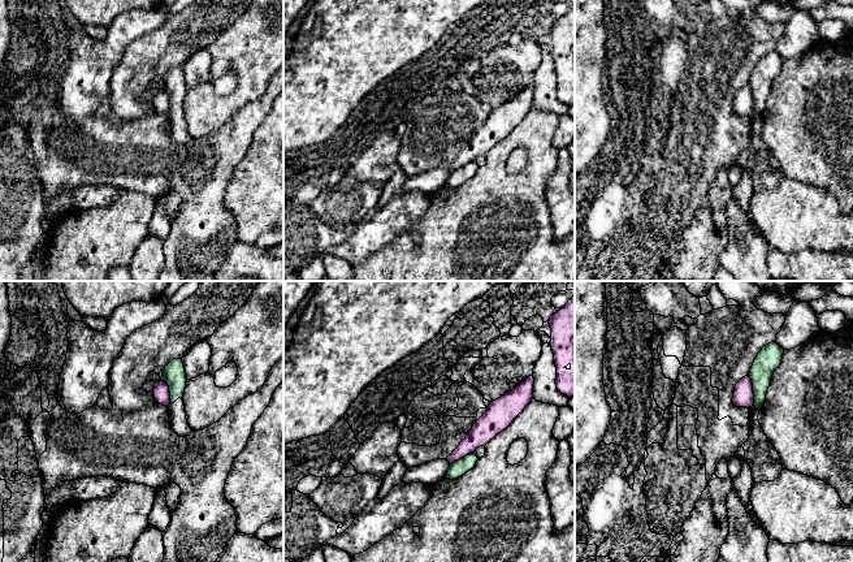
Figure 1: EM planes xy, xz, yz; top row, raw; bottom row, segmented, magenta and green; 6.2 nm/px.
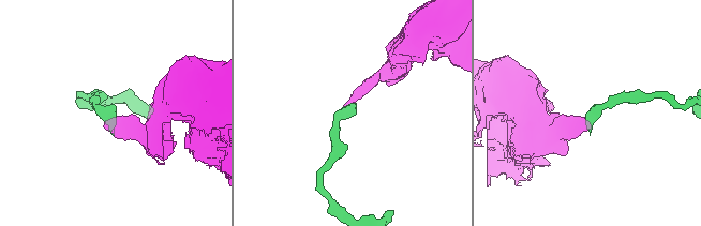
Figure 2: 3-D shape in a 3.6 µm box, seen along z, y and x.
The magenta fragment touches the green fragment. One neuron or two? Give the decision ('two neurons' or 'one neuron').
two neurons

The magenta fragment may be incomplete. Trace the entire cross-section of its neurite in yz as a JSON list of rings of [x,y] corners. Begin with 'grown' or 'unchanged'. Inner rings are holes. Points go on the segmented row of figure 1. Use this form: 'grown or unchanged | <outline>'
unchanged | [[[749,376],[742,377],[735,386],[732,398],[735,407],[752,407],[754,405],[753,384]]]

